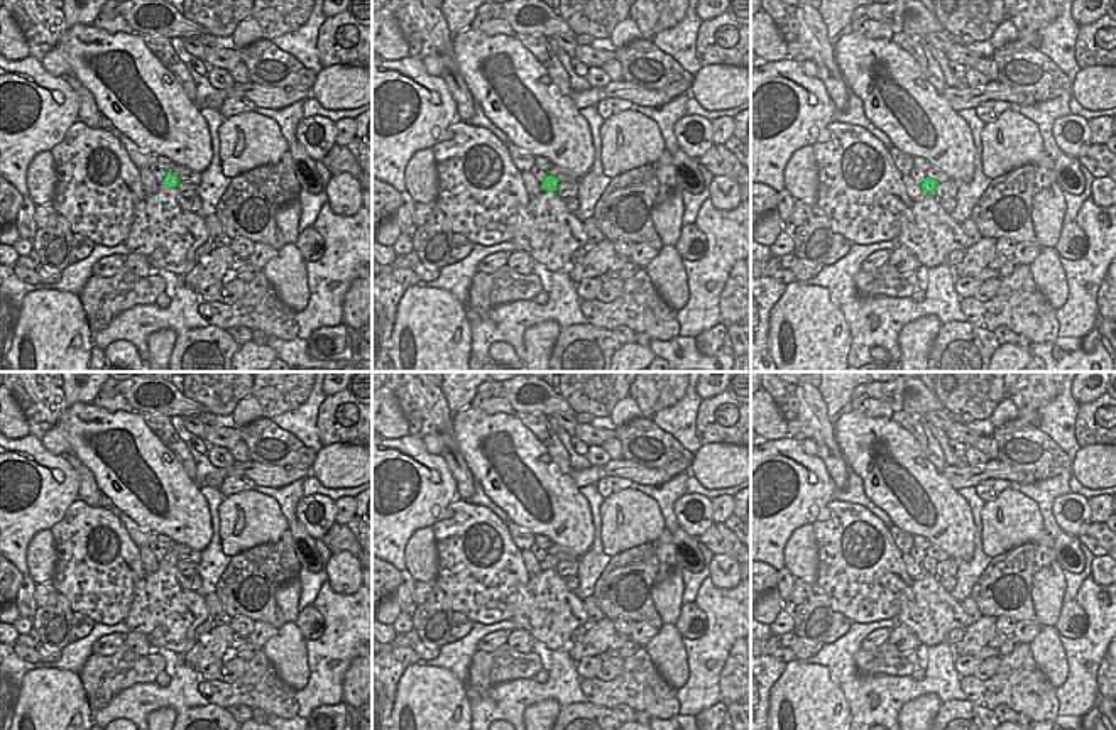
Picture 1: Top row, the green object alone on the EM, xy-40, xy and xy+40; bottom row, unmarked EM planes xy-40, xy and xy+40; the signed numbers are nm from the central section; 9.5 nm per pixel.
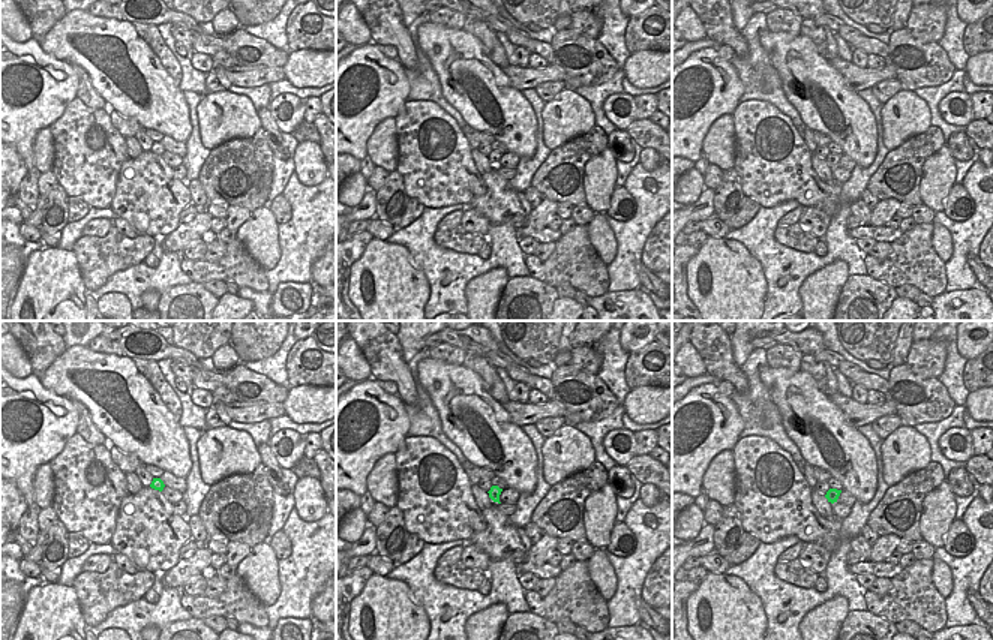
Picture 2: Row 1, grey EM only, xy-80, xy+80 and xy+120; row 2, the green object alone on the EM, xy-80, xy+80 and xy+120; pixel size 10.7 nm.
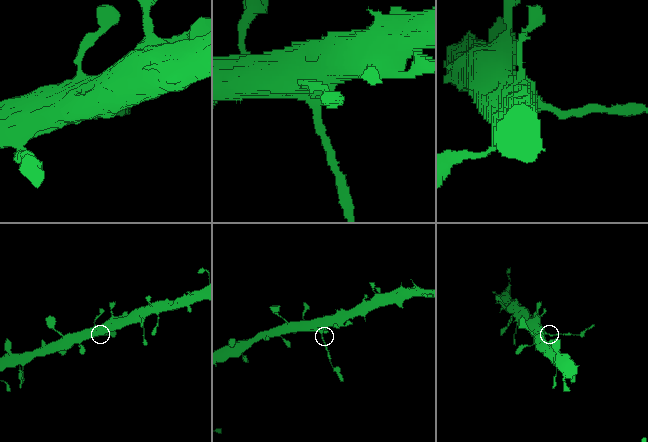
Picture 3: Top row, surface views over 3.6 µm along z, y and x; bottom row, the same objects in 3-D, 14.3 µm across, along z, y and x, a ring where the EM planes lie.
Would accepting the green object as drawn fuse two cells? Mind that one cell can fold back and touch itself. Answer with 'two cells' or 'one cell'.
two cells

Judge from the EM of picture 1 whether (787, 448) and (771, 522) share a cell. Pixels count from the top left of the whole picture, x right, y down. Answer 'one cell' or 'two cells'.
one cell

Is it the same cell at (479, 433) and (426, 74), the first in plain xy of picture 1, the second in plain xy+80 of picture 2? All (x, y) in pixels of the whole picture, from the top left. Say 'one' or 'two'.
two

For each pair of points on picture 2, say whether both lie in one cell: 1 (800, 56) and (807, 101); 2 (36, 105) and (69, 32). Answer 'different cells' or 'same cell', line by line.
1: same cell
2: different cells

